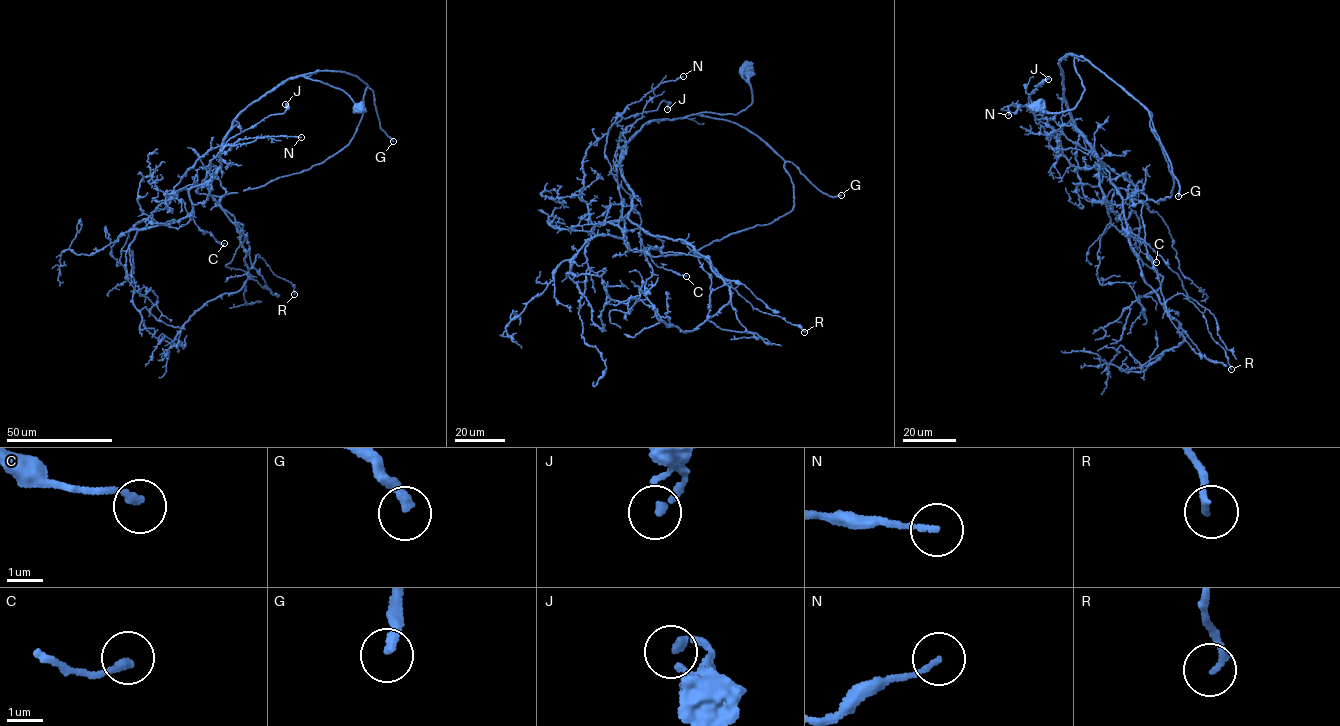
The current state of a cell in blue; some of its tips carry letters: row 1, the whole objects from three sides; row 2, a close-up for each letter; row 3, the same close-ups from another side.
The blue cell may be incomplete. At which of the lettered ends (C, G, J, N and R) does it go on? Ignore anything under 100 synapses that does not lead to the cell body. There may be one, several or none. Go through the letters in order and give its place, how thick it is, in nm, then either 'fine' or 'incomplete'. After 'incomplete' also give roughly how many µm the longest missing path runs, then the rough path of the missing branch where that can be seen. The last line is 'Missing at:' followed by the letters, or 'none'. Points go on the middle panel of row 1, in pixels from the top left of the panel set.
C: place (686, 276); calibre 220 nm; fine
G: place (841, 195); calibre 280 nm; incomplete; missing 180 µm
J: place (667, 109); calibre 220 nm; fine
N: place (683, 76); calibre 130 nm; fine
R: place (804, 332); calibre 180 nm; fine
Missing at: G

